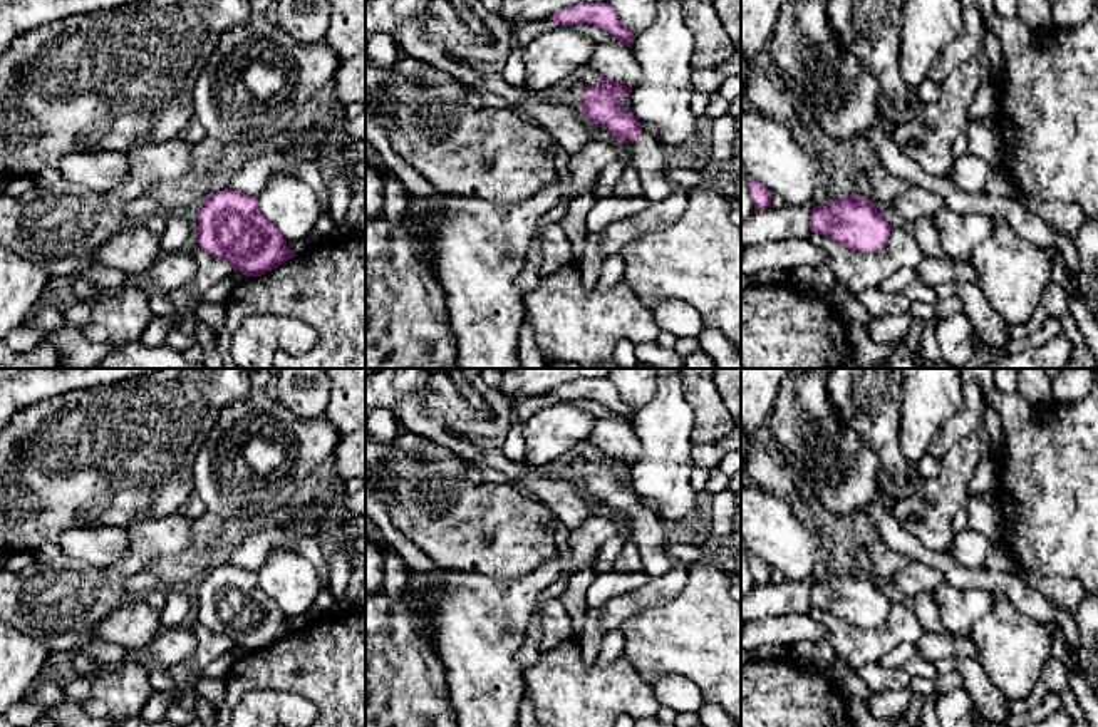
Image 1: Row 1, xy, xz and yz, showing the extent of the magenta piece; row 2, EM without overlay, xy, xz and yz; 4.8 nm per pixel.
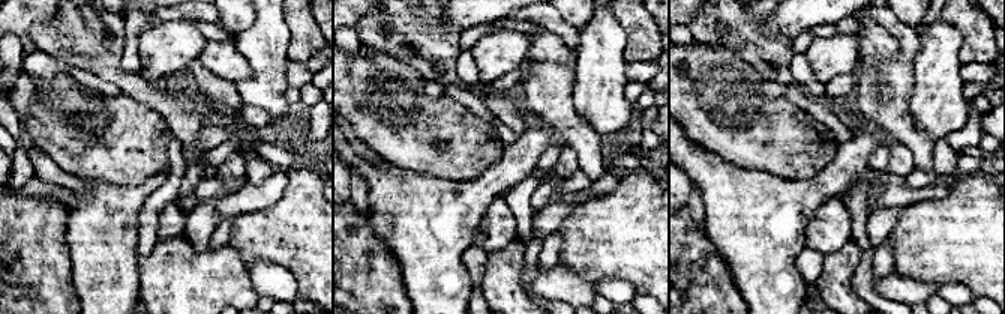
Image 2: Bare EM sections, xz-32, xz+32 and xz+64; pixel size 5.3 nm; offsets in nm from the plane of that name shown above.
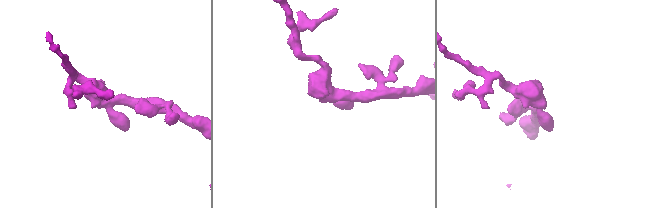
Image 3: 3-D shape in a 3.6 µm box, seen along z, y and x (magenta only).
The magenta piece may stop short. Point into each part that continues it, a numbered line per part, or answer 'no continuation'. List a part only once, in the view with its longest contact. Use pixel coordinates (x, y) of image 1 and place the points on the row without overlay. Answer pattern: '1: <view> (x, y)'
1: xz (644, 530)

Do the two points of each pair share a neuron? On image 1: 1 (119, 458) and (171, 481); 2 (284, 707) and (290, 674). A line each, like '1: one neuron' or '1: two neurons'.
1: one neuron
2: two neurons

